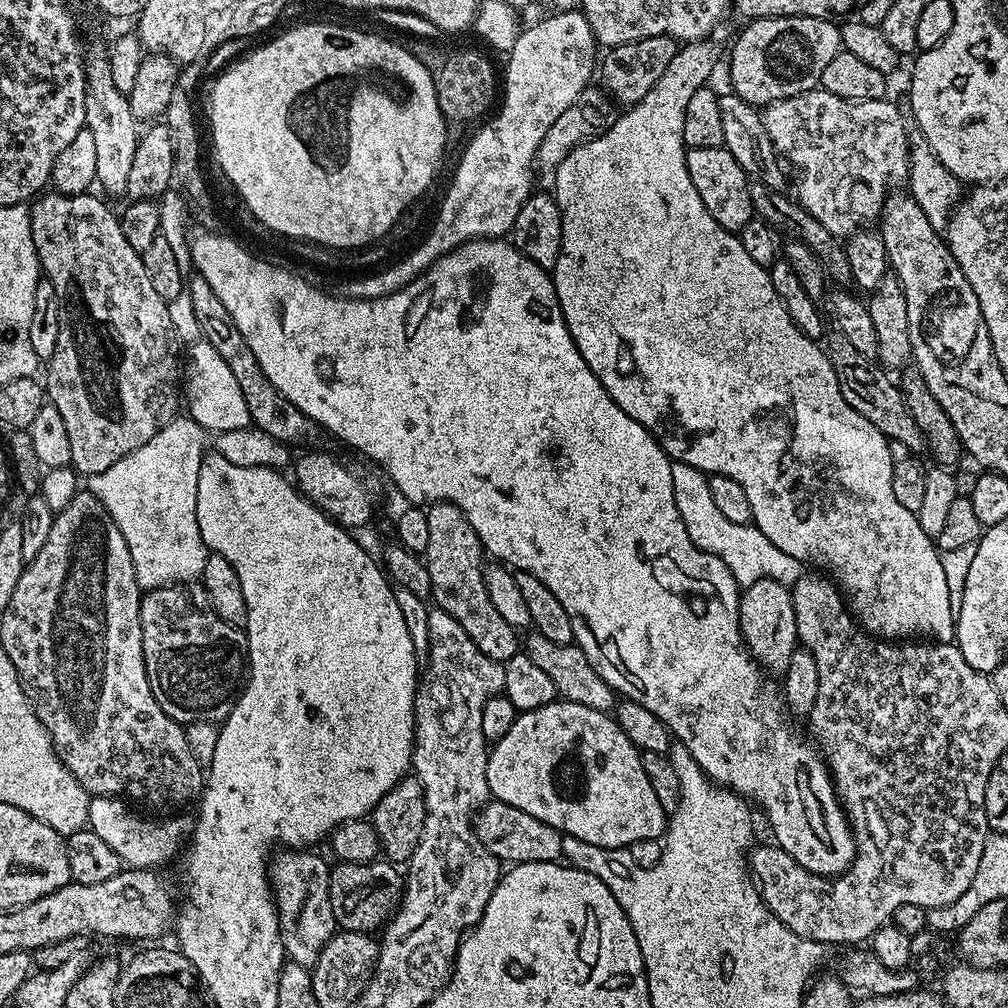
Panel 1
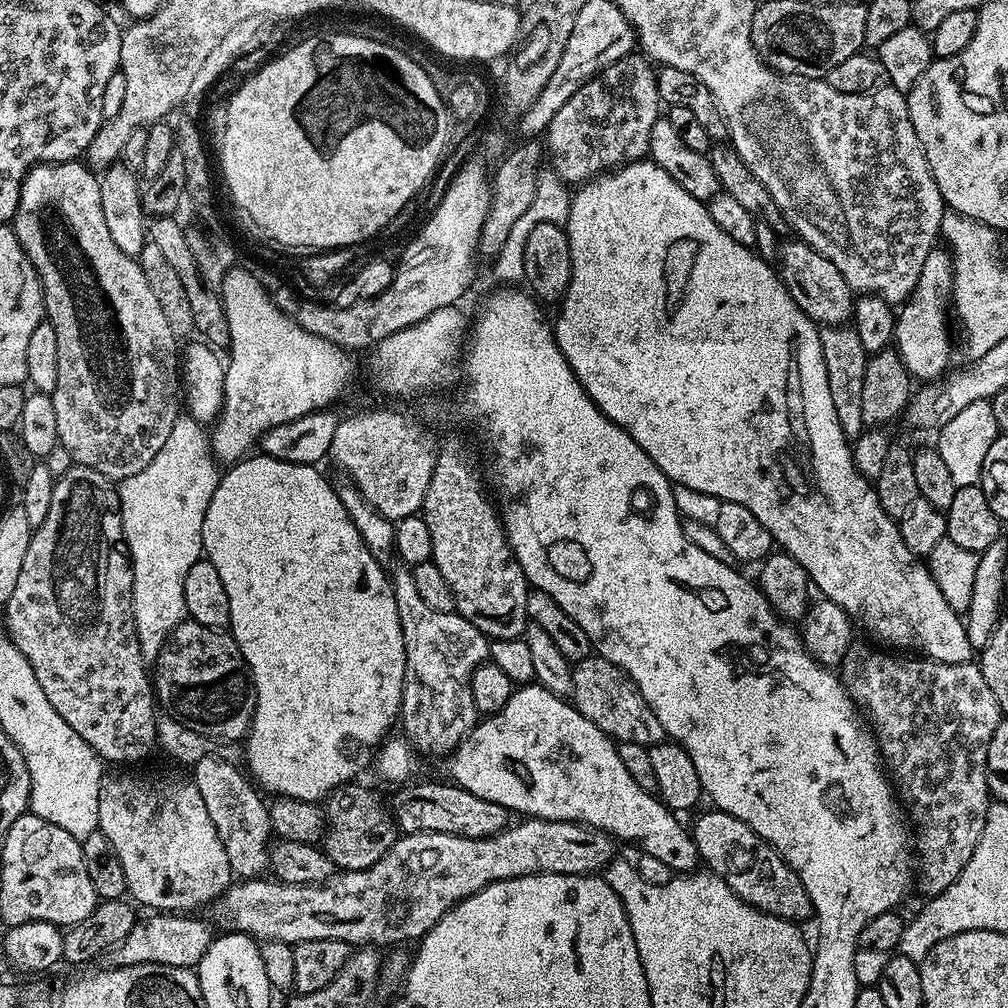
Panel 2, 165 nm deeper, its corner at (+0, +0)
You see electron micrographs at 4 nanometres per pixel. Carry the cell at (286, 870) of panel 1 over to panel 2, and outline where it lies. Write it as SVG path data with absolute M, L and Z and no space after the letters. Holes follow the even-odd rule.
M210 754L195 764L190 778L198 786L202 802L206 802L206 811L210 814L210 822L214 822L214 830L218 830L222 856L227 867L229 864L240 875L237 877L256 878L267 873L270 868L268 839L274 836L271 814L257 785L243 771L240 773L236 766L233 761L223 760L218 754Z

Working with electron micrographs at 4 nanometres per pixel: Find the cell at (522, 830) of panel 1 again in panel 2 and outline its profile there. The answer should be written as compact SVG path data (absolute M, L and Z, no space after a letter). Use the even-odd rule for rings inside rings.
M426 782L424 784L405 785L390 798L392 816L397 829L408 835L410 833L430 832L454 834L462 838L486 838L509 827L510 813L507 808L498 806L498 802L478 798L470 790L459 788L451 782Z

